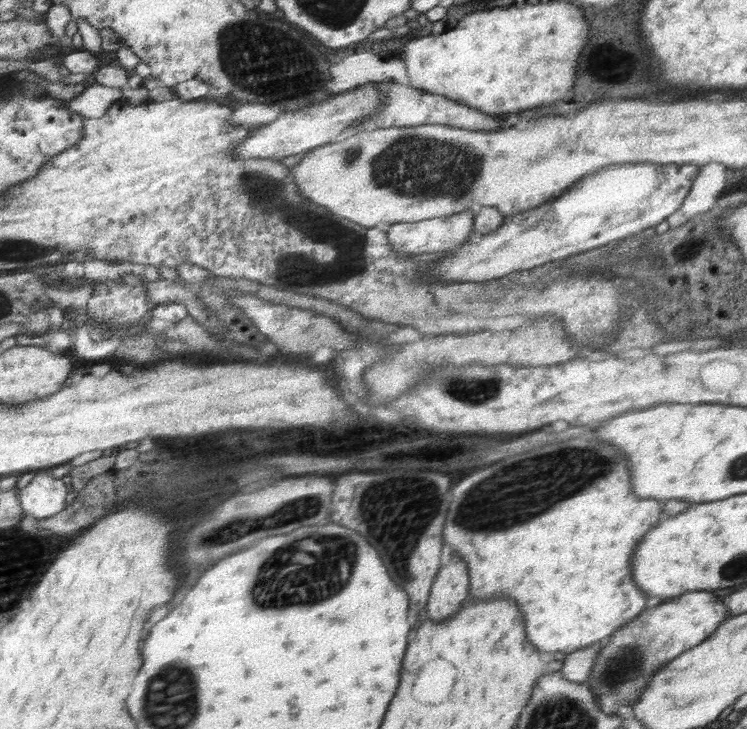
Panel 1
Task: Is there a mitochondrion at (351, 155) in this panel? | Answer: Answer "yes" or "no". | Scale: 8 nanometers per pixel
yes

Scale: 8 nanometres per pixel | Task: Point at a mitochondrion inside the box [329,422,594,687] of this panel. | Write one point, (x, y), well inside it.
(376, 507)

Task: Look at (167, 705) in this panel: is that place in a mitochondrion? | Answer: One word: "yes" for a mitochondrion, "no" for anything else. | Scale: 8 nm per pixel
yes

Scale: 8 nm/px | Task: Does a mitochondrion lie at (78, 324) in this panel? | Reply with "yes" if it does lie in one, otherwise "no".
no

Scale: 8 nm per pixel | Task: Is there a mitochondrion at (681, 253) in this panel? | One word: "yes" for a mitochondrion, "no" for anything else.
yes

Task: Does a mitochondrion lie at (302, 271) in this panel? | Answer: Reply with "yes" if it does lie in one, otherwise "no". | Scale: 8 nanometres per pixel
yes

